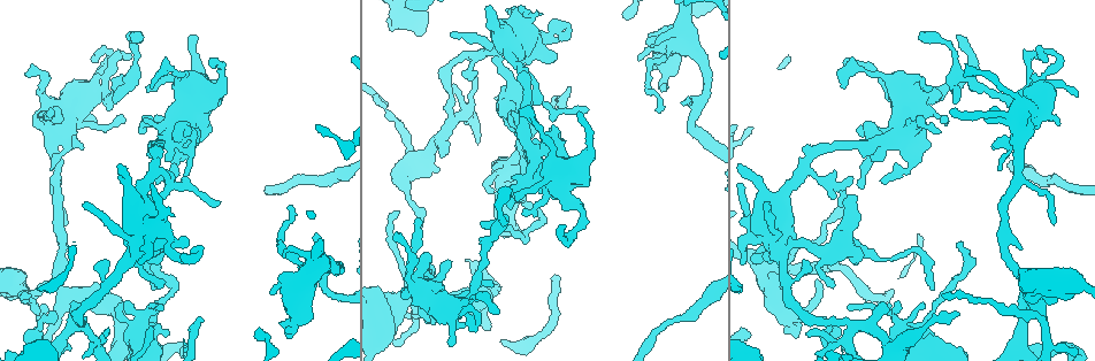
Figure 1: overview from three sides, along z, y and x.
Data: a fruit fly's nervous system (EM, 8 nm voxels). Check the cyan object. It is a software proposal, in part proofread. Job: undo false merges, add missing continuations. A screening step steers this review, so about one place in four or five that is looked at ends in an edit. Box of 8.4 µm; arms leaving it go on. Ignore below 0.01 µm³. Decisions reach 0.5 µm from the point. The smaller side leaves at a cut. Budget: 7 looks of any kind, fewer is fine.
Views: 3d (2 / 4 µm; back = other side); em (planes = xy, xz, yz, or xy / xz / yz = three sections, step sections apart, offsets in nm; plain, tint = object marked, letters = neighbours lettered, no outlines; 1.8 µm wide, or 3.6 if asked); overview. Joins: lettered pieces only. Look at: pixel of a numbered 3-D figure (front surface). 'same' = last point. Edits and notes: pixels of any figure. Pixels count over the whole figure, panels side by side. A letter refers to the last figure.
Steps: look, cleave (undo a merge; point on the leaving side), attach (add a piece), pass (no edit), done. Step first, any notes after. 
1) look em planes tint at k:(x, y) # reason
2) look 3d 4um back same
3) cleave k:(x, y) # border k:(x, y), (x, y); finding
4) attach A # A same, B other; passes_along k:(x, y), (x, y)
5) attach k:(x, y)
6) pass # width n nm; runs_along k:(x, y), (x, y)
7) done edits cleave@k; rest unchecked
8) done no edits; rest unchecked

look 3d 2um at 1:(517, 156) # thick turns thin

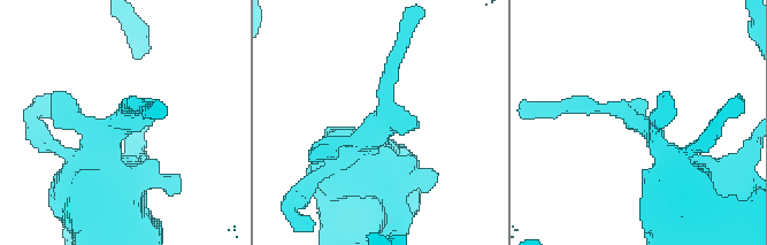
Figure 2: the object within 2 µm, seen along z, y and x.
look em planes letters at 2:(631, 116) # now the EM

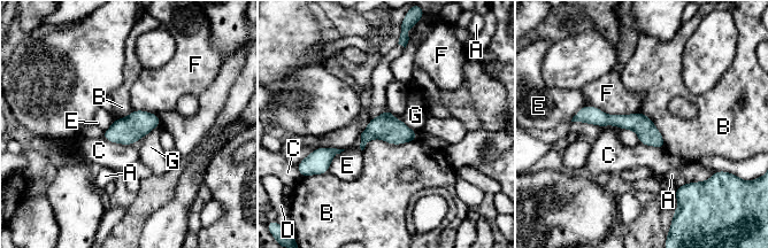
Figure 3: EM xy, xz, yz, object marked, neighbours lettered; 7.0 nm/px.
pass # longest_contact B 400 nm; A other, B other, C other, D other, E other, F other, G other; all the same neuron

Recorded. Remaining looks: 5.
look em 3.6um xy step 16 tint at 1:(386, 322) # sharp bend

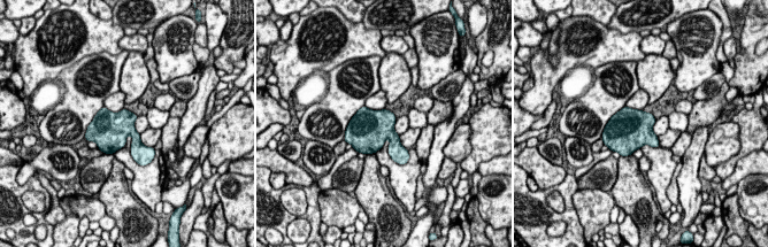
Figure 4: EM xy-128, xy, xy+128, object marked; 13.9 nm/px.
look em 3.6um planes letters same # another direction

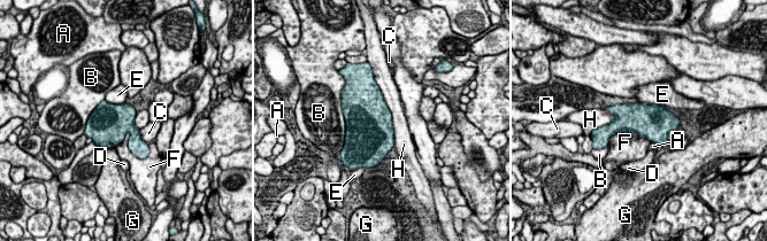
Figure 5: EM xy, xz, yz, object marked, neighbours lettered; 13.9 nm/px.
pass # longest_contact H 950 nm; A other, B other, C other, D other, E other, F other, G other, H other; border 5:(374, 80), (391, 115), (393, 146); one neuron here

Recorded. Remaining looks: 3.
look em xy step 16 tint at 1:(164, 194)

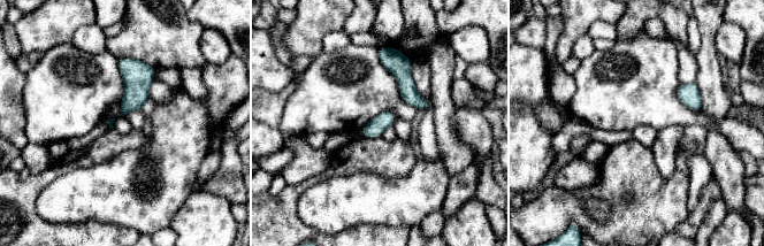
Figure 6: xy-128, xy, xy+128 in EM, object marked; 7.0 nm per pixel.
look em planes letters same

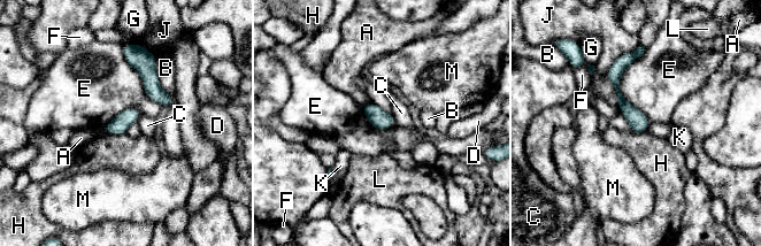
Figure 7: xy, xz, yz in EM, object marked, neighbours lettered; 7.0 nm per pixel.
pass # longest_contact E 500 nm; A other, B other, C other, D other, E other, F other, G other, H other, J other, K other, L other, M other; border 7:(644, 47), (620, 92), (650, 121); no lettered piece goes on from it

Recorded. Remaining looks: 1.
done no edits; rest unchecked

